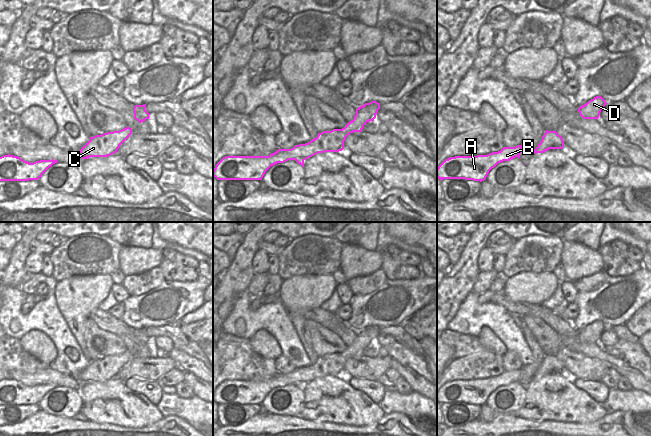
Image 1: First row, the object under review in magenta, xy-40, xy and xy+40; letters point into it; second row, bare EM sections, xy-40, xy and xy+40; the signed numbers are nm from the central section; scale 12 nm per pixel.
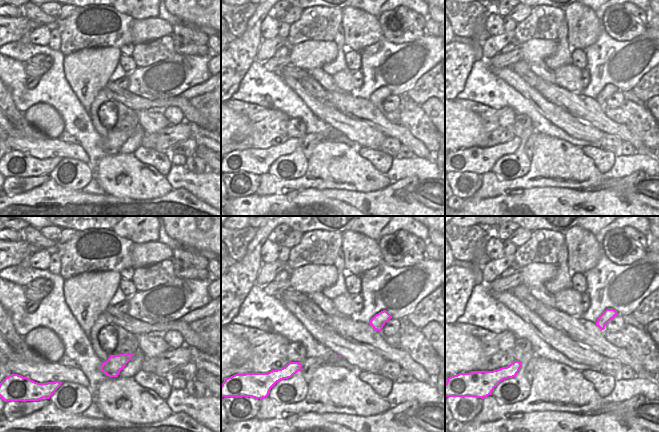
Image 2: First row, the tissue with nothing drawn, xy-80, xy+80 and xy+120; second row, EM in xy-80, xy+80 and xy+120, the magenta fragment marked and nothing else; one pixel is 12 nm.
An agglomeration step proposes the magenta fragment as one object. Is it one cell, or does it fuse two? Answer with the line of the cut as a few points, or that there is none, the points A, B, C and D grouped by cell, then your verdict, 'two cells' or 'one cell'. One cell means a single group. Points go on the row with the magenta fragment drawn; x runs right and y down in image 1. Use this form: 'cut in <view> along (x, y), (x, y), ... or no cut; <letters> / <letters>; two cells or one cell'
no cut; A B C D; one cell

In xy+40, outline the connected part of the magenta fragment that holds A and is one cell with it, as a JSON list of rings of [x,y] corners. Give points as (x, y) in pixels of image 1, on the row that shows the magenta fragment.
[[[522,145],[503,147],[498,152],[477,156],[455,156],[445,159],[437,167],[437,178],[484,181],[489,171],[498,163],[520,158]]]

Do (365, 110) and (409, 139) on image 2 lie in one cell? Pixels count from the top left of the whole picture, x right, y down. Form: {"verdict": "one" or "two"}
{"verdict": "one"}

